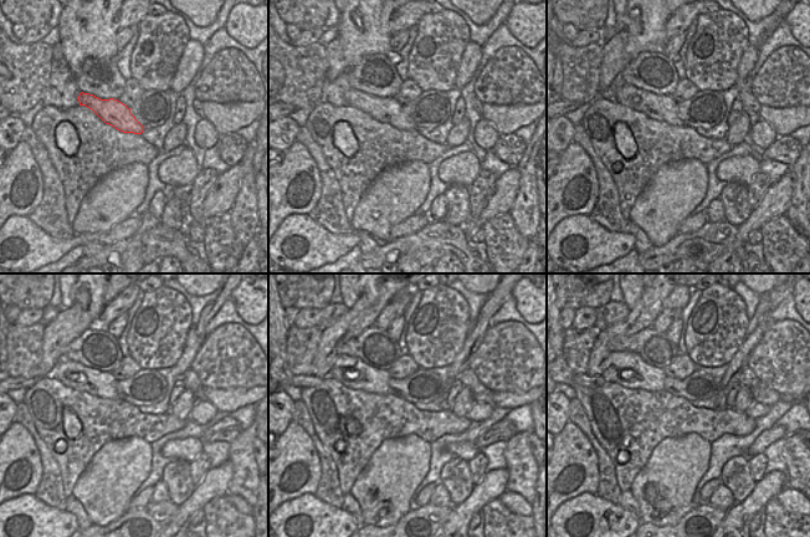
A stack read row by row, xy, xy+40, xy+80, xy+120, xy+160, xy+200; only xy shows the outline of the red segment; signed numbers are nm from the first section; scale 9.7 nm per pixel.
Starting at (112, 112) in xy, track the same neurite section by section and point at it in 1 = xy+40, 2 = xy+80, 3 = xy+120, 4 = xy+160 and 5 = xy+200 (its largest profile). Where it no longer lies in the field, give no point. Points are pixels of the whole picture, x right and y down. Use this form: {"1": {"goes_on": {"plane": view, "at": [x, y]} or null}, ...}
{"1": {"goes_on": {"plane": "xy+40", "at": [389, 111]}}, "2": {"goes_on": {"plane": "xy+80", "at": [661, 107]}}, "3": {"goes_on": {"plane": "xy+120", "at": [76, 376]}}, "4": {"goes_on": {"plane": "xy+160", "at": [352, 372]}}, "5": {"goes_on": {"plane": "xy+200", "at": [627, 369]}}}

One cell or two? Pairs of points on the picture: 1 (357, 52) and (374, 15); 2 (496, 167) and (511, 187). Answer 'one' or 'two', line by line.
1: one
2: two

